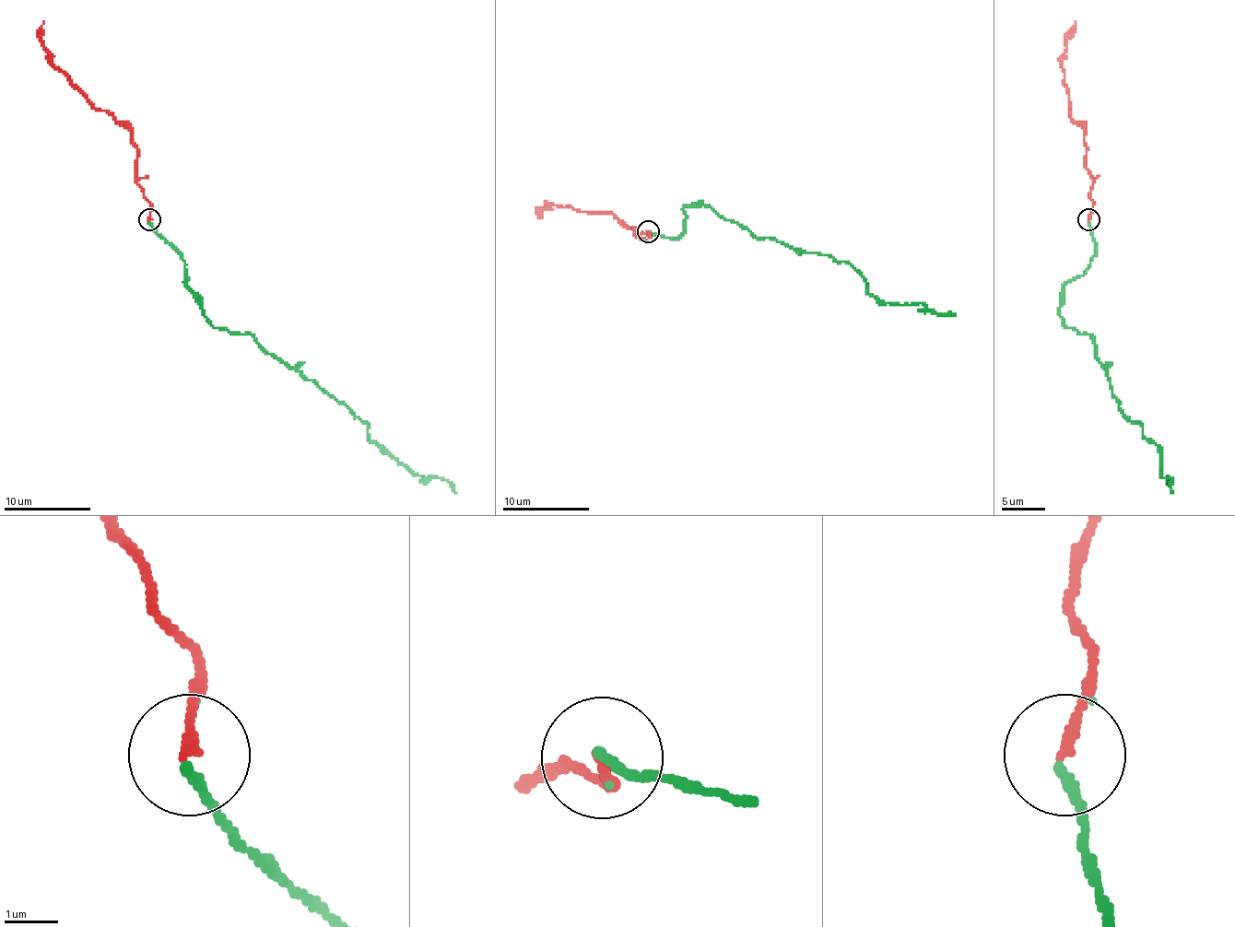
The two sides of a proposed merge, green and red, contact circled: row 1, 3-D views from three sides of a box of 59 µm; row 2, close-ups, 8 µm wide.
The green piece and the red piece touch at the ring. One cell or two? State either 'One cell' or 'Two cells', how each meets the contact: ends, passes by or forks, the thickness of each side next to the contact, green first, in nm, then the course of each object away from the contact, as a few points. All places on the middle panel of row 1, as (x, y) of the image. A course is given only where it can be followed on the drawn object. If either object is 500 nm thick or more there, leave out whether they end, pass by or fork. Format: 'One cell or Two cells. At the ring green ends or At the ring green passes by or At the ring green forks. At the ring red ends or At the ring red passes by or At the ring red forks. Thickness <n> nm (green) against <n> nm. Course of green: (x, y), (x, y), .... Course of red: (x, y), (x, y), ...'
One cell. At the ring green ends. At the ring red ends. Thickness 170 nm (green) against 180 nm. Course of green: (649, 231), (681, 235), (683, 209), (703, 203), (753, 235), (846, 262), (886, 302), (955, 316). Course of red: (649, 231), (649, 235), (635, 235), (635, 228), (611, 214), (550, 205), (540, 211), (542, 217)

